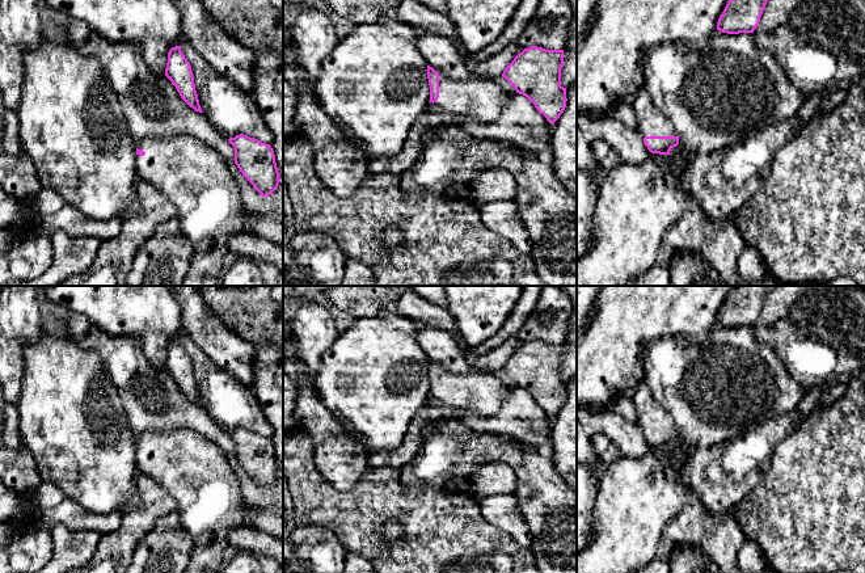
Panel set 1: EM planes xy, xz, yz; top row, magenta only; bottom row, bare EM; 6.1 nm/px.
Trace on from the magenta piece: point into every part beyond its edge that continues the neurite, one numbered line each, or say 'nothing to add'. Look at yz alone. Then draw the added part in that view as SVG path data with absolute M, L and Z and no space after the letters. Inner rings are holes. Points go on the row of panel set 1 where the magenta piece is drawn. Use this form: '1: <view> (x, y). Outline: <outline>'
1: yz (650, 122). Outline: M642 87L637 90L632 108L637 119L637 131L645 136L678 136L672 123L654 106Z

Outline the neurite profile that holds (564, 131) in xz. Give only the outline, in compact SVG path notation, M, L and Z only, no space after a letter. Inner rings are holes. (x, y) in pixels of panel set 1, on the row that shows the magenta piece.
M577 81L566 89L566 108L552 123L550 163L556 177L577 198Z

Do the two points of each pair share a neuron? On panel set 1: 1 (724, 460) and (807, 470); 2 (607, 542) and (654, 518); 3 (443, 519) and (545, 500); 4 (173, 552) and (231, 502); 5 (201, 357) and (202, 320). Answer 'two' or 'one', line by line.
1: two
2: one
3: two
4: two
5: two

